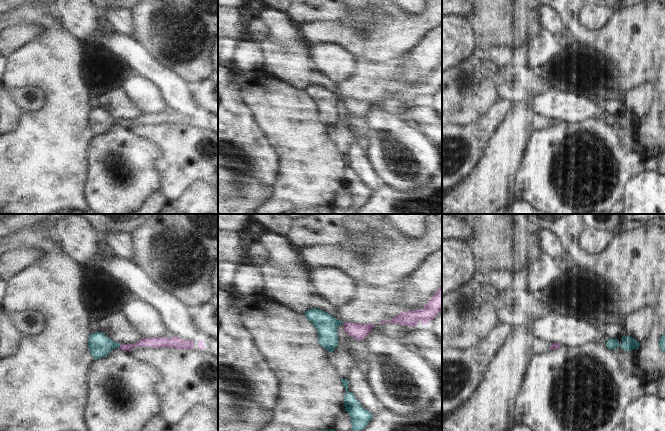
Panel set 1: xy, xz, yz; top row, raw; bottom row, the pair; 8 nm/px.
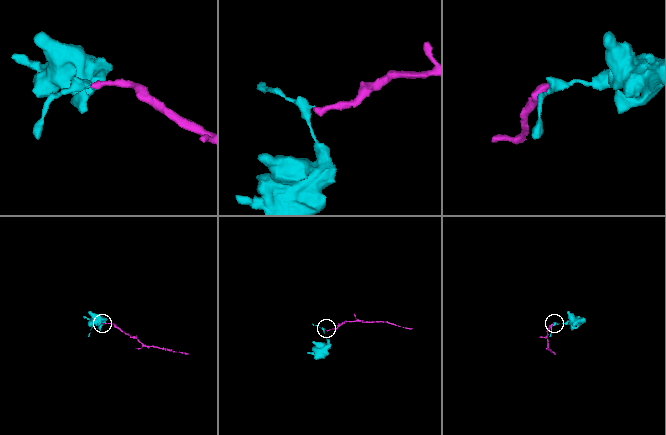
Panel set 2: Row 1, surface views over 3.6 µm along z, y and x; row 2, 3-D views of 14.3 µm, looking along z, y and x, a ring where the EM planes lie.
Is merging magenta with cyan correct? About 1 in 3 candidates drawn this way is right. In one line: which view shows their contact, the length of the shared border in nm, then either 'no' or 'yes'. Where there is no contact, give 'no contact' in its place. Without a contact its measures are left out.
contact in xy; length 40 nm; yes

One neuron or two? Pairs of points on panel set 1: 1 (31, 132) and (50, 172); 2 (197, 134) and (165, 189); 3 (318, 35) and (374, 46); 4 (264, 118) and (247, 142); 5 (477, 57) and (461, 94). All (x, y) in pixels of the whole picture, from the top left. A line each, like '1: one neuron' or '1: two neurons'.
1: one neuron
2: one neuron
3: one neuron
4: two neurons
5: one neuron

